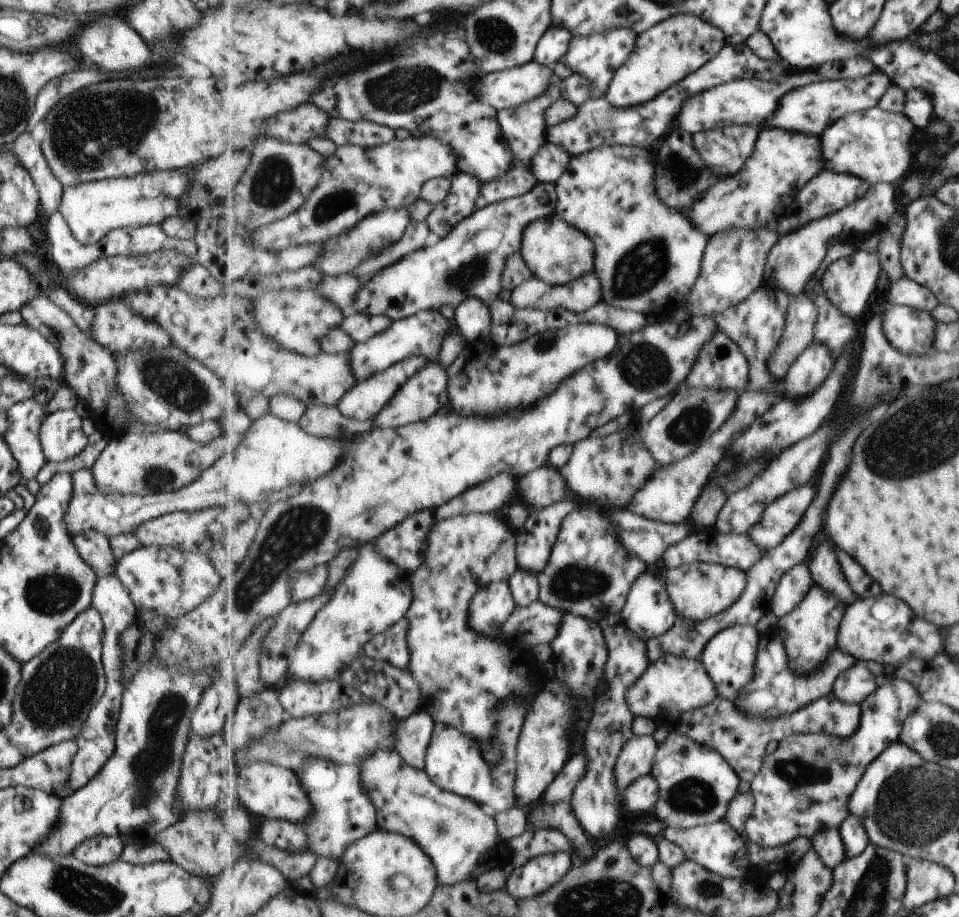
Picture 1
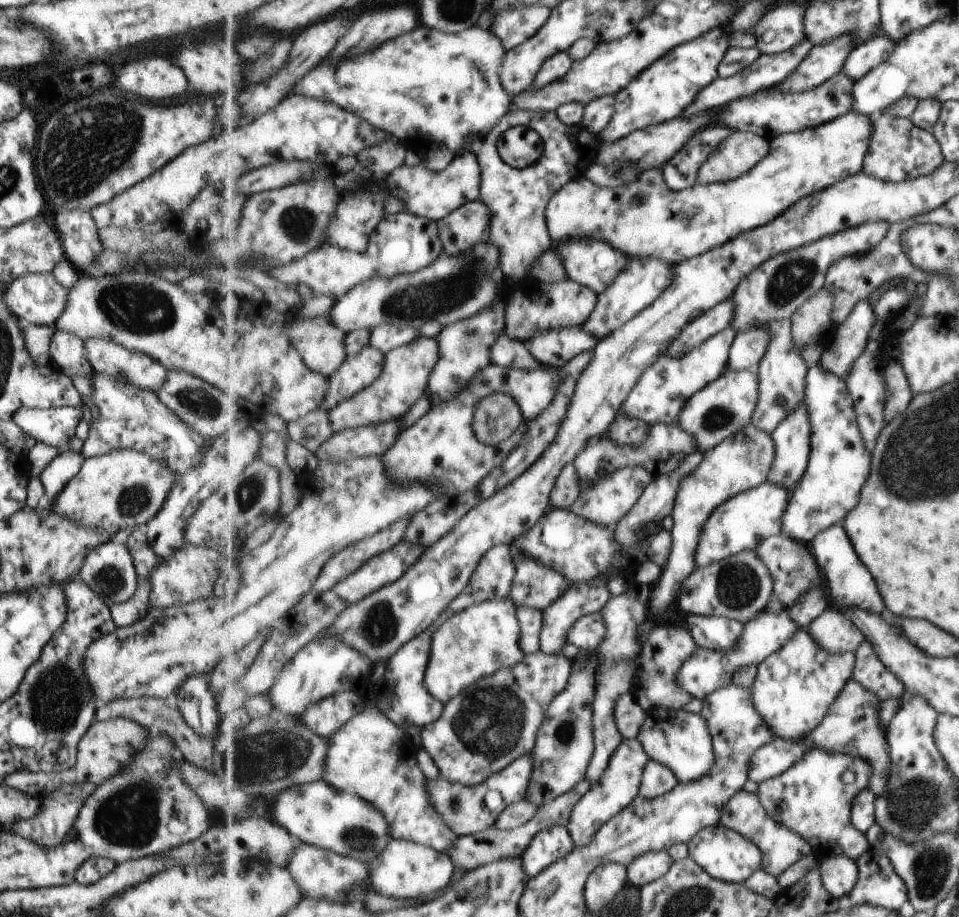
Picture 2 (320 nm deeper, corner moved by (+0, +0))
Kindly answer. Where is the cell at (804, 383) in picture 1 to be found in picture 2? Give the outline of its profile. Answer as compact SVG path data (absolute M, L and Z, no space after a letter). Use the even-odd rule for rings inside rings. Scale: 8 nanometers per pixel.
M803 400L772 434L777 456L769 480L793 492L801 483L805 472L808 472L813 450L813 428L809 420L807 402Z

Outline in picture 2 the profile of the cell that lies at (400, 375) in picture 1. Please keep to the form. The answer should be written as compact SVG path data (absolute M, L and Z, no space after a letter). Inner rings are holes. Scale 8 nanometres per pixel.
M419 336L411 344L391 350L385 357L384 372L376 383L359 392L353 398L339 402L329 409L331 425L335 433L361 426L375 426L391 420L403 420L409 410L429 392L429 382L441 360L441 348L437 339Z

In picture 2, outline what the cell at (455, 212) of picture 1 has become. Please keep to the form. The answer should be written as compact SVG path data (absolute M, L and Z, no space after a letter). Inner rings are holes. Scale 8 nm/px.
M481 200L469 202L451 212L443 221L437 221L443 254L459 256L475 248L475 244L488 237L490 225L491 210Z

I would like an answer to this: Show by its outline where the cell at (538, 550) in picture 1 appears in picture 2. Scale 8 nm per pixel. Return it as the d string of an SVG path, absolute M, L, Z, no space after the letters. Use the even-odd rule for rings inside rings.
M515 547L512 552L516 576L510 598L515 606L529 606L545 611L571 588L572 584L561 572L525 556L525 550L521 554L521 550Z

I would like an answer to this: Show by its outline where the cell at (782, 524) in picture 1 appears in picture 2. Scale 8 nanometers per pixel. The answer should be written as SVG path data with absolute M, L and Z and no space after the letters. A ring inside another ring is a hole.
M822 365L811 367L808 371L805 402L809 406L809 420L811 420L811 428L813 428L813 450L808 472L805 472L801 483L791 492L792 498L782 525L782 533L798 542L812 542L827 528L842 524L849 512L853 508L857 508L861 499L861 490L871 476L871 452L867 450L868 447L863 440L855 404L849 393L846 378L825 370Z

